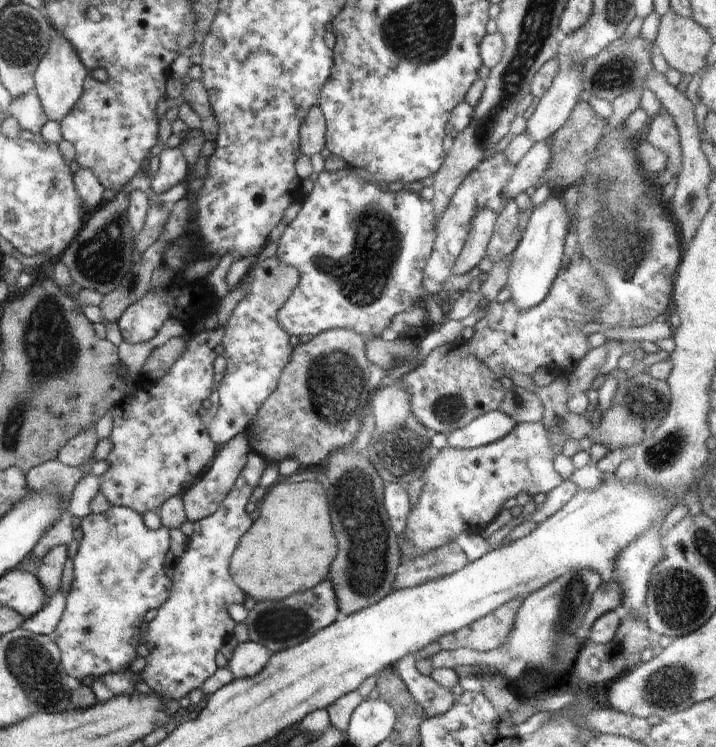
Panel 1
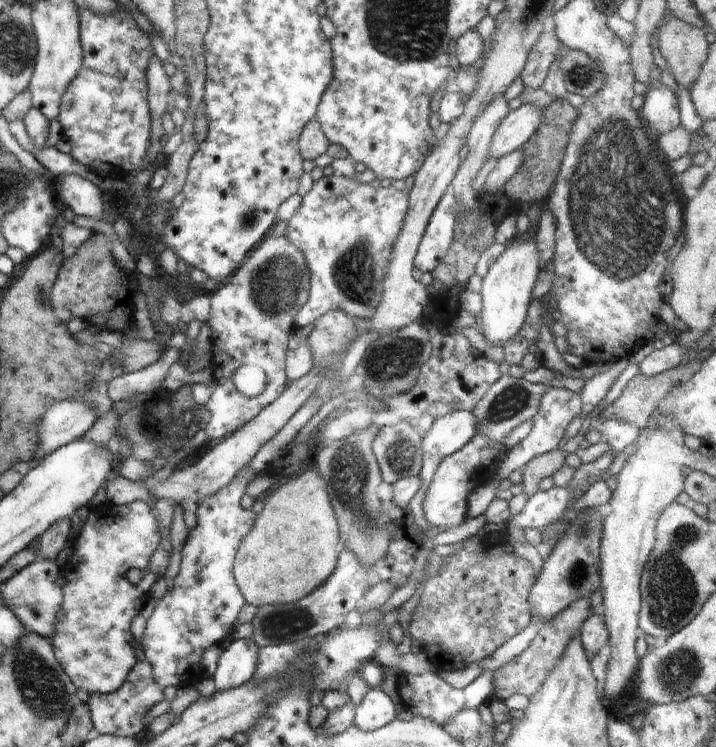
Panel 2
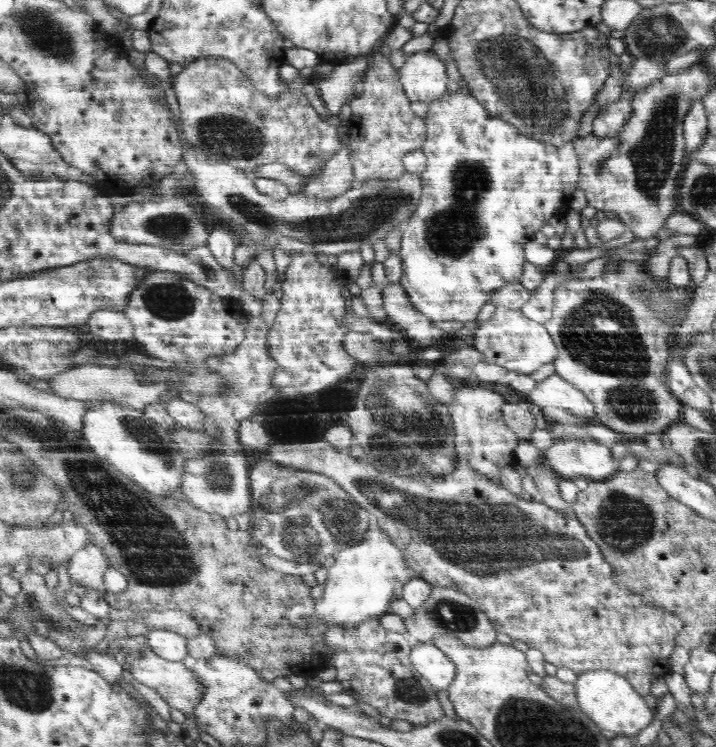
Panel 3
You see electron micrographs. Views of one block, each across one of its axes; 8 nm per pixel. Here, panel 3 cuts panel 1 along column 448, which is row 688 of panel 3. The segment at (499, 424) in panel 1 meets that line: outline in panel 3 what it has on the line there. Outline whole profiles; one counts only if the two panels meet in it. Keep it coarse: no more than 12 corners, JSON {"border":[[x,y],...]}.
{"border":[[412,643],[414,668],[436,692],[447,690],[455,664],[433,643]]}

